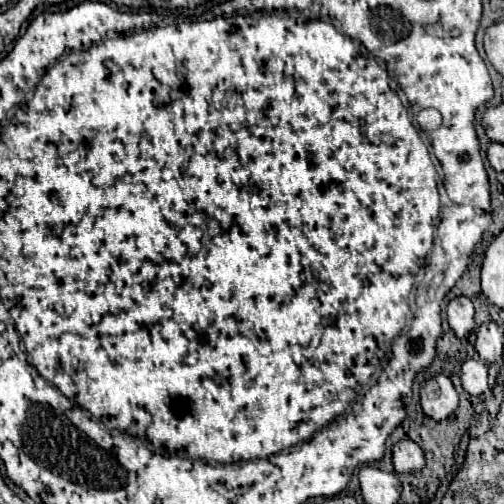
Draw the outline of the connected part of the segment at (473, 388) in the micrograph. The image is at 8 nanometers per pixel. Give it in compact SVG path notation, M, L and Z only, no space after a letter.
M467 358L461 366L461 382L463 382L463 388L473 396L487 392L487 366L485 366L485 362Z

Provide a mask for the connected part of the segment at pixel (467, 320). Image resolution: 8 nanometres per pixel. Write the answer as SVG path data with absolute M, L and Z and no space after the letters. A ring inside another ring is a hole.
M457 296L447 304L447 322L457 338L465 338L473 328L473 304L467 296Z

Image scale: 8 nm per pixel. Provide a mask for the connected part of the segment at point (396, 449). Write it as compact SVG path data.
M399 440L393 446L393 466L395 472L415 472L425 466L423 450L413 440Z

